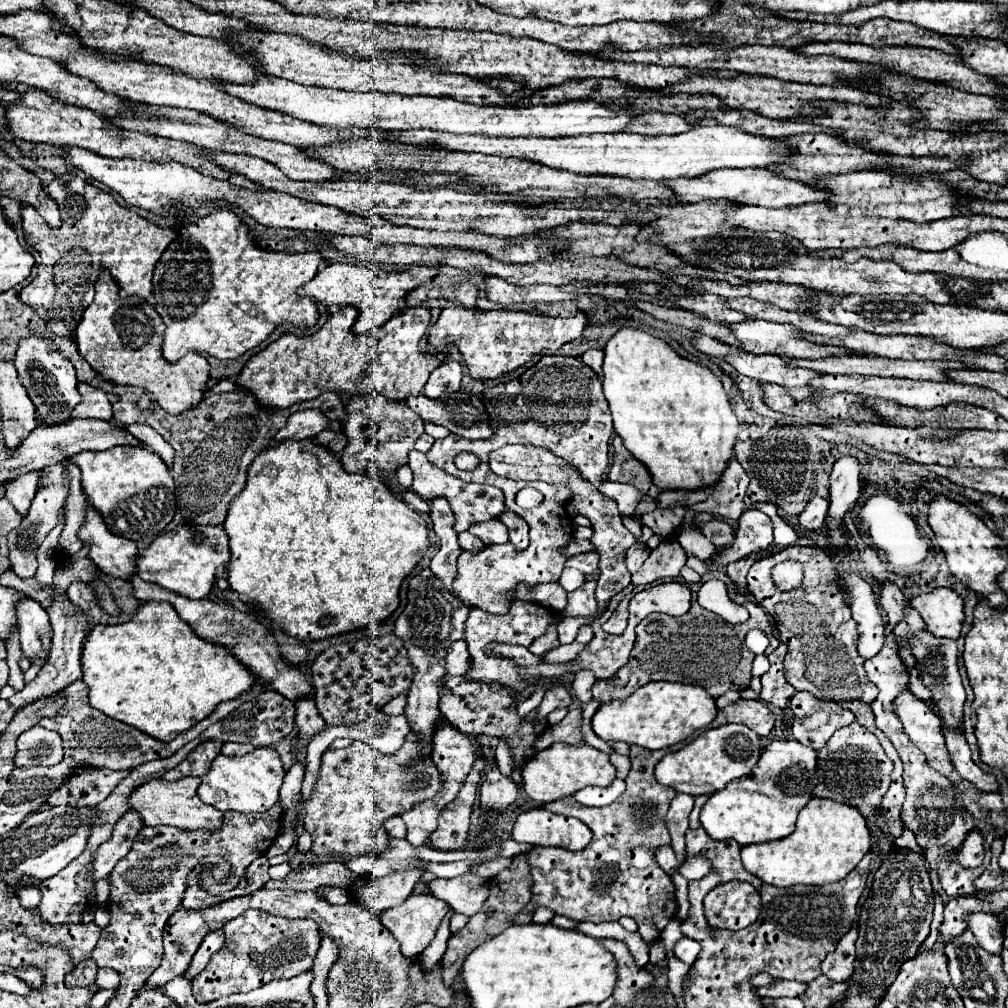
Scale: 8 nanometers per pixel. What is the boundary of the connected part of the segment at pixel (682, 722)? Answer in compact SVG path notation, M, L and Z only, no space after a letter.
M650 682L640 686L626 700L612 700L602 704L592 716L592 730L598 738L606 742L626 742L642 748L668 748L688 736L698 728L708 726L716 716L716 702L706 690L694 688L692 684L680 682Z

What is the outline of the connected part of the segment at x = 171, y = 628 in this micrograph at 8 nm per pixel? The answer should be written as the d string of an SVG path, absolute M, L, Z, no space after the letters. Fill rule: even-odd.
M146 602L128 624L98 624L82 648L82 676L90 688L90 704L94 708L162 742L174 740L196 722L208 718L218 704L250 692L256 680L254 674L224 646L198 638L168 602Z

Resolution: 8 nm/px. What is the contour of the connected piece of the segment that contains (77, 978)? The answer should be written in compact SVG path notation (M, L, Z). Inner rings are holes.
M86 960L82 964L76 966L74 972L66 974L66 986L86 986L86 988L92 988L94 986L94 976L96 976L96 970L98 966L94 964L94 960Z

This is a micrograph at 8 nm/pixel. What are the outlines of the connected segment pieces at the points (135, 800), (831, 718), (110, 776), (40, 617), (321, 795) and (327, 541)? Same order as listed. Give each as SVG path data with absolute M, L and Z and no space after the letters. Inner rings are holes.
M182 778L176 782L166 780L150 780L148 784L136 788L136 792L130 796L130 804L134 810L142 812L142 820L146 826L174 826L180 830L210 830L216 832L222 828L224 812L212 808L210 804L204 804L198 796L200 778Z
M796 692L790 698L790 708L794 714L794 740L814 750L824 748L838 728L854 722L854 714L850 710L836 702L820 702L808 692Z
M78 770L62 788L54 790L48 806L74 806L74 808L86 808L100 804L114 788L116 784L128 776L128 770Z
M26 598L18 604L18 630L24 658L46 662L52 650L52 626L40 602Z
M354 742L344 750L328 750L322 756L320 772L314 792L304 806L304 828L312 836L312 854L354 858L362 854L382 856L390 842L382 828L384 820L398 816L412 808L416 800L432 798L440 792L440 772L432 760L420 760L416 766L404 766L418 754L416 742L406 742L394 756L382 756L366 742ZM418 776L426 780L426 786L418 792L406 792L407 783Z
M300 440L300 442L282 442L274 448L268 448L266 452L258 454L254 464L248 470L248 482L242 494L238 494L230 508L228 516L224 522L224 530L228 532L230 538L230 562L228 562L228 580L230 580L230 590L238 592L240 600L244 604L250 604L262 618L270 620L274 626L282 628L284 634L300 640L300 642L314 642L314 640L324 640L332 638L338 634L346 634L352 630L360 628L374 628L380 626L392 612L400 606L400 586L402 580L418 566L418 562L424 558L430 540L428 540L428 528L422 516L412 510L408 504L404 504L400 498L394 498L390 488L382 484L380 480L374 480L366 474L348 474L344 472L342 464L332 456L330 450L324 446L318 446L314 440Z

